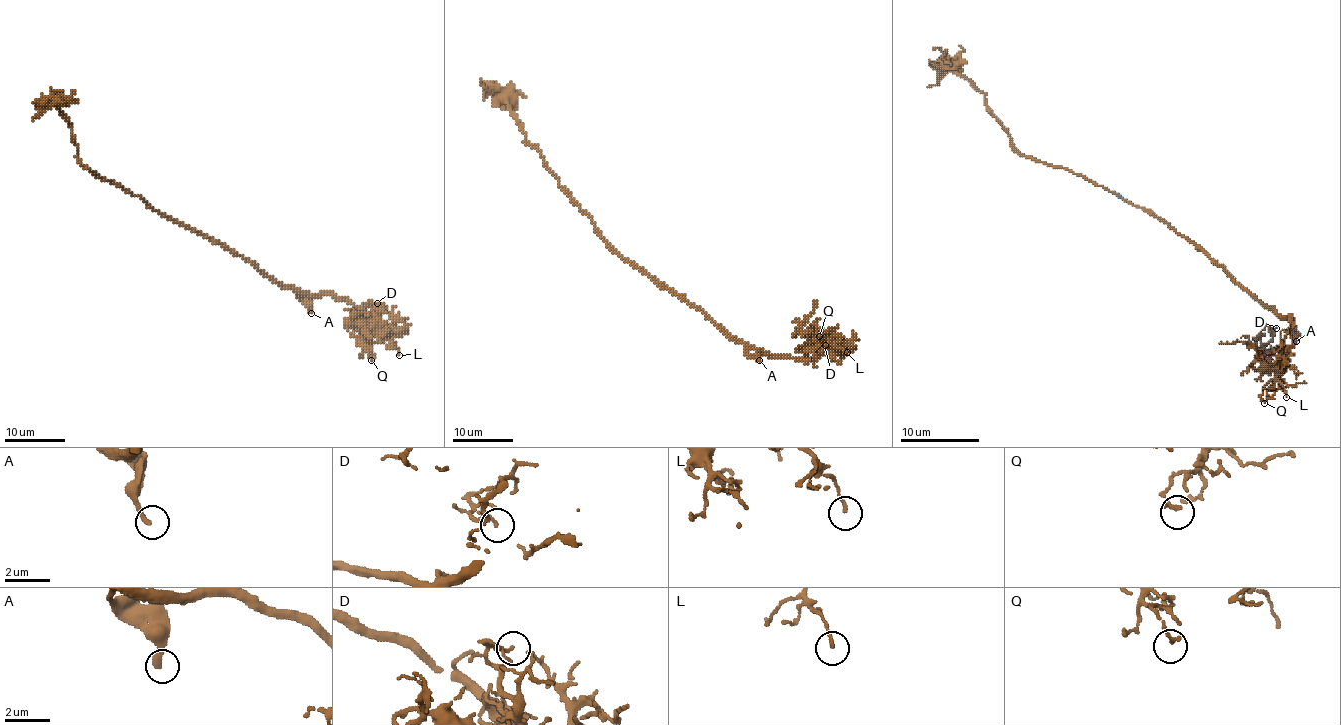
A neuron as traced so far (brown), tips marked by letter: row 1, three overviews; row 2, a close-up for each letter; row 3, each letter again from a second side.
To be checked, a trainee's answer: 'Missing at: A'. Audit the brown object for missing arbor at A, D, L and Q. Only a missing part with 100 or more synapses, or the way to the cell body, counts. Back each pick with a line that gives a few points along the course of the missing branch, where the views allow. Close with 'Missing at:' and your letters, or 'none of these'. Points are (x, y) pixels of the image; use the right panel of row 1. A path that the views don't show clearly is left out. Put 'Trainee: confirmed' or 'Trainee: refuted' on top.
Trainee: confirmed
Missing at: A

